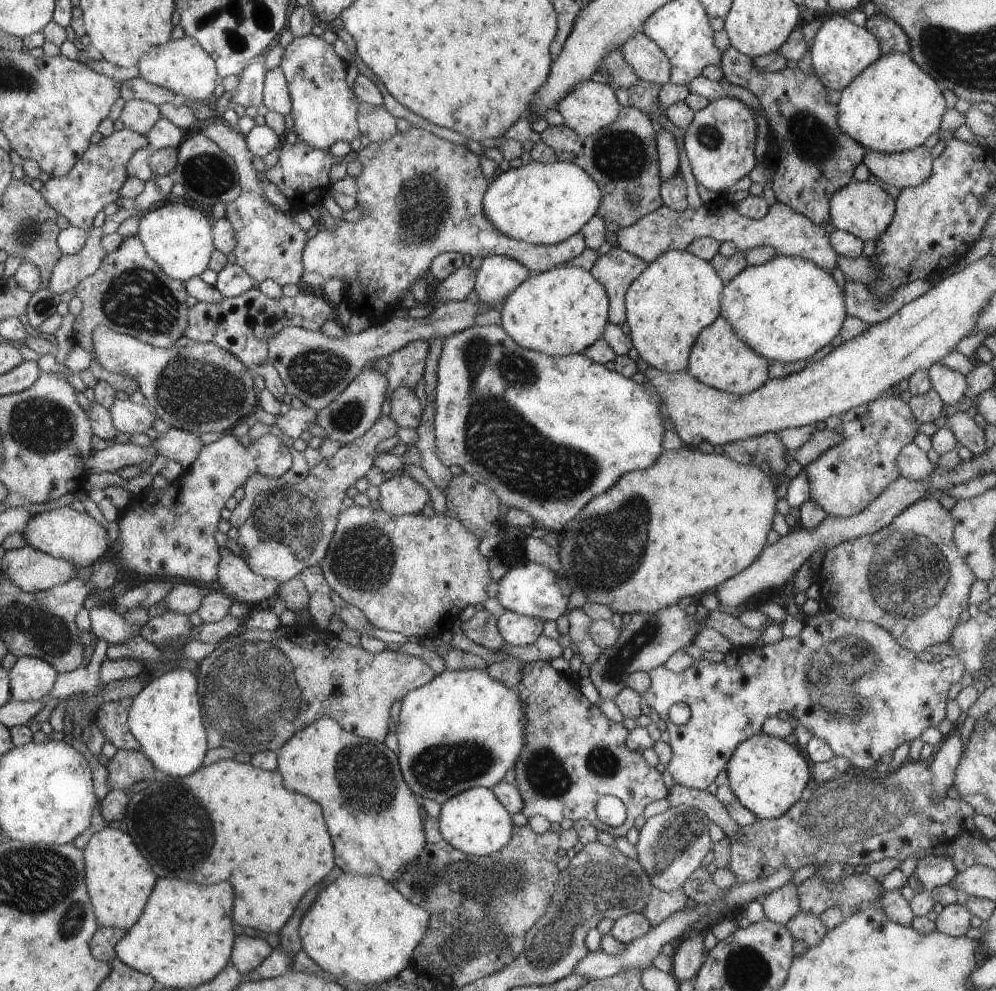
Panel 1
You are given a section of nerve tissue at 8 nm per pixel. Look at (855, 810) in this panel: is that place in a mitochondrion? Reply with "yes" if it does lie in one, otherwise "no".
yes

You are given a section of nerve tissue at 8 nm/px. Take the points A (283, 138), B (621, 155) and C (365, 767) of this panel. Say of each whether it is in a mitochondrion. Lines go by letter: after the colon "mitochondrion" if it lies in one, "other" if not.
A: other
B: mitochondrion
C: mitochondrion

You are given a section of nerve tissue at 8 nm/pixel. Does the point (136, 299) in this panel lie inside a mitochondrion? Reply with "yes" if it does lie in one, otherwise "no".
yes

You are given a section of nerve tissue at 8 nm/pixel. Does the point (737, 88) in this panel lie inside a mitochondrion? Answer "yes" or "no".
no

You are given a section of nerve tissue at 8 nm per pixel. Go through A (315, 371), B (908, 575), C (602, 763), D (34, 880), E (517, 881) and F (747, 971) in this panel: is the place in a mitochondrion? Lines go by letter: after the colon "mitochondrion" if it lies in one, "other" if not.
A: mitochondrion
B: mitochondrion
C: mitochondrion
D: mitochondrion
E: mitochondrion
F: mitochondrion

